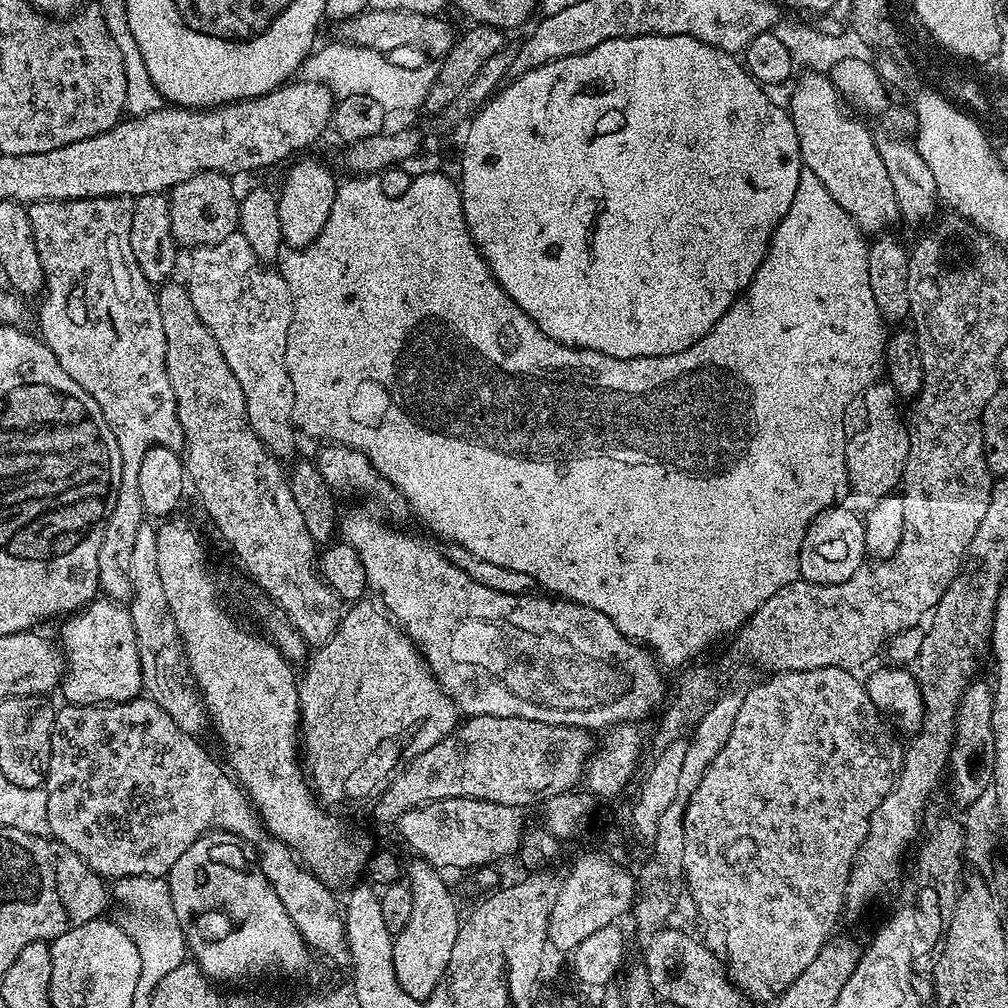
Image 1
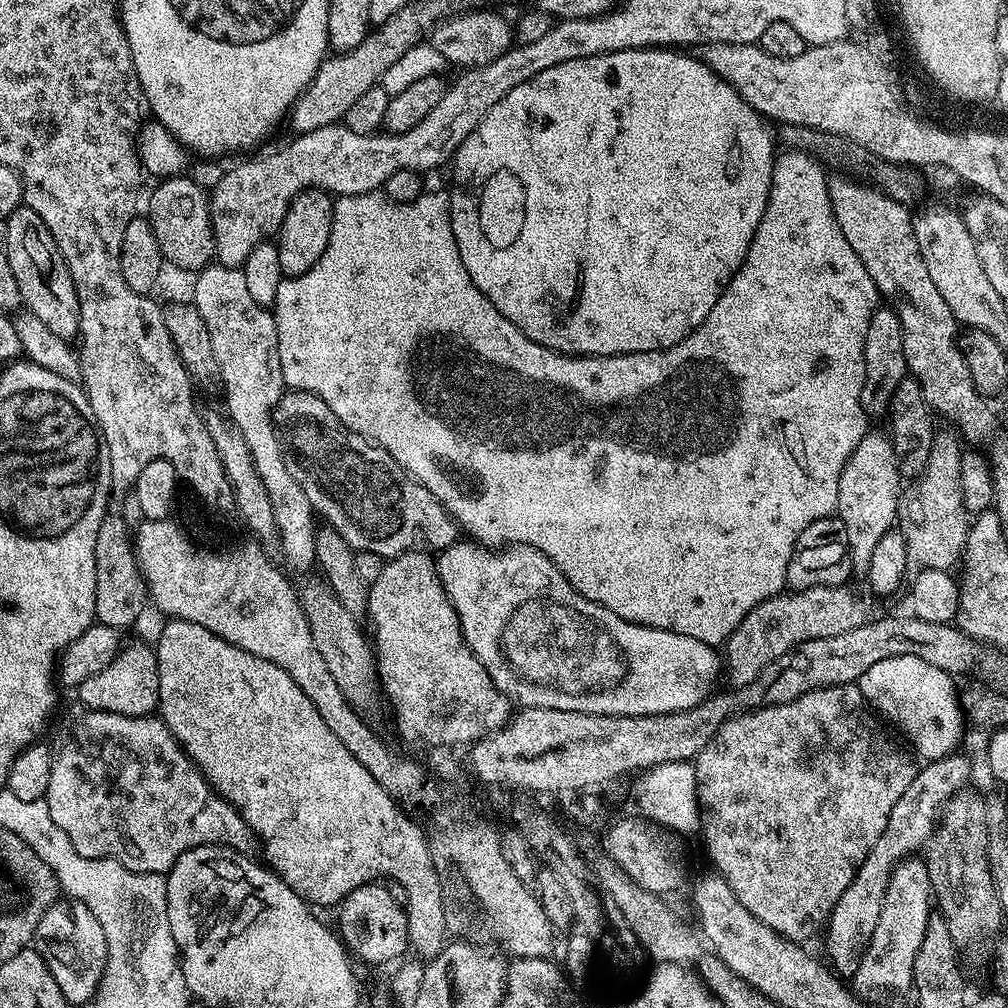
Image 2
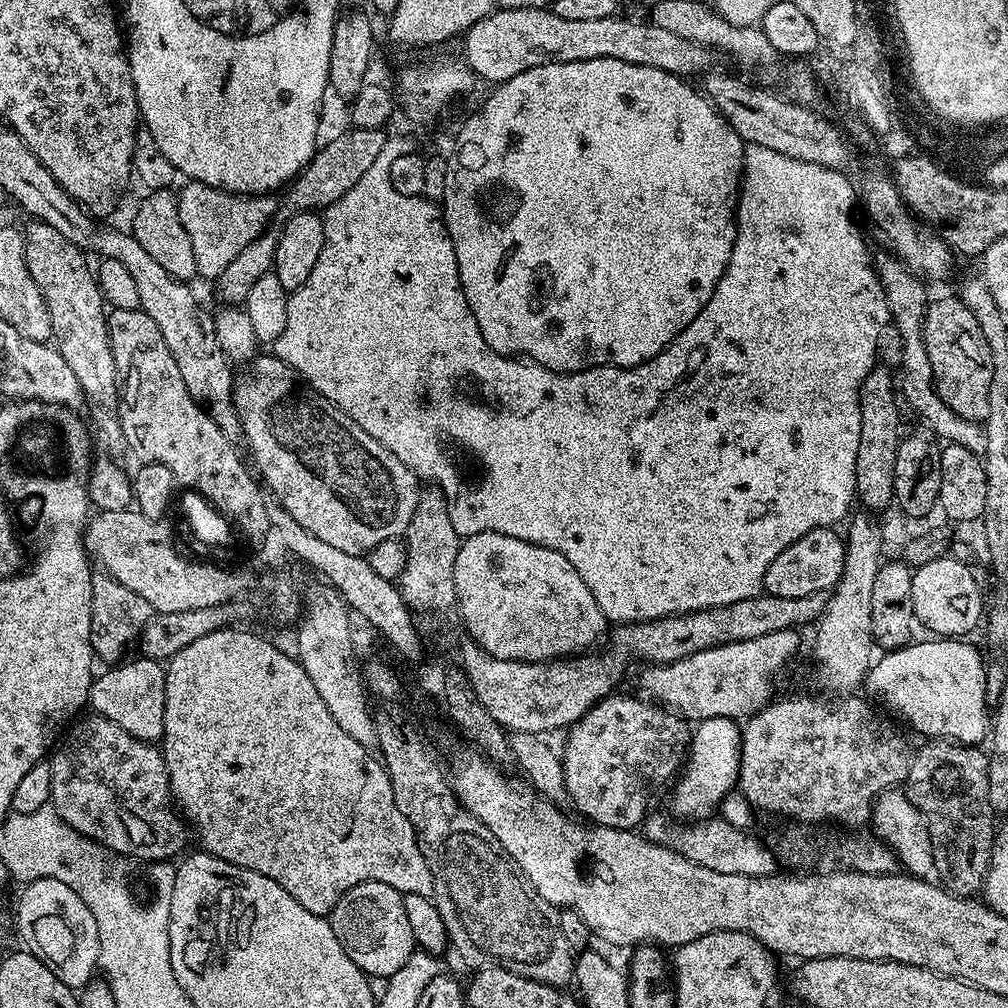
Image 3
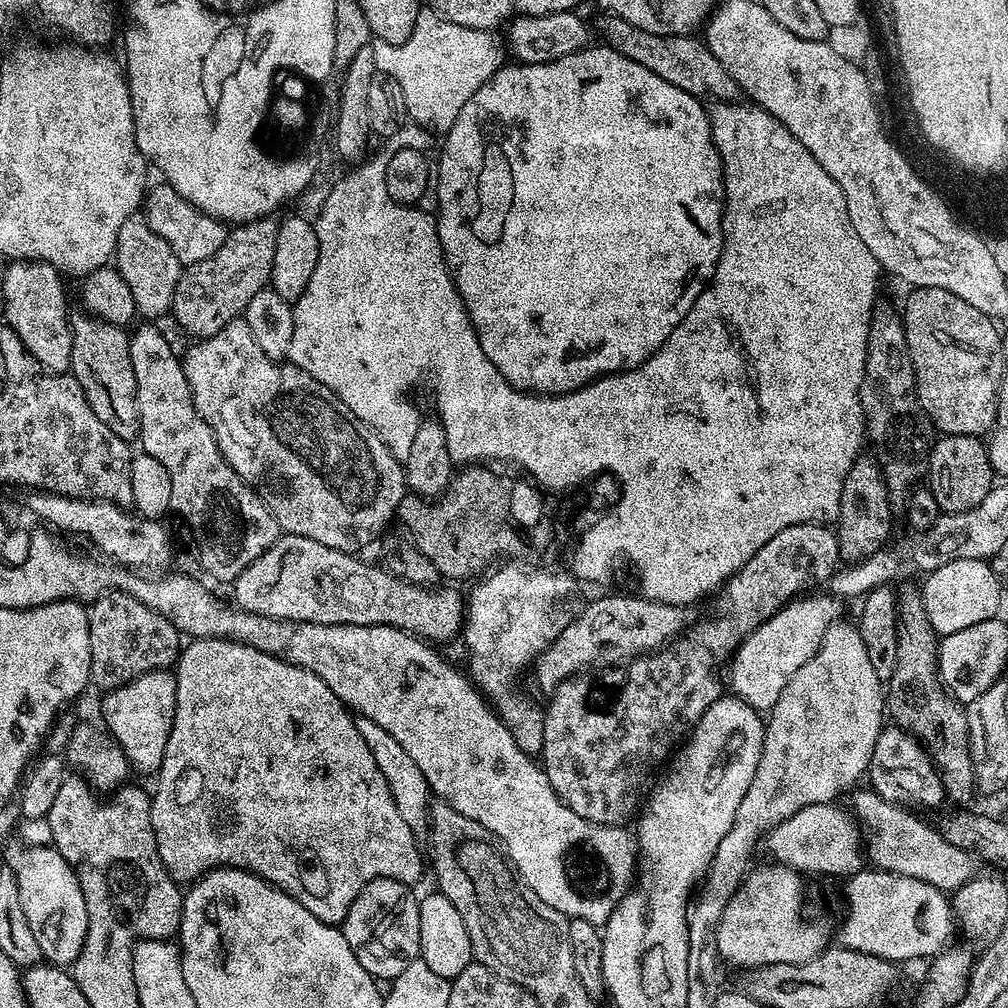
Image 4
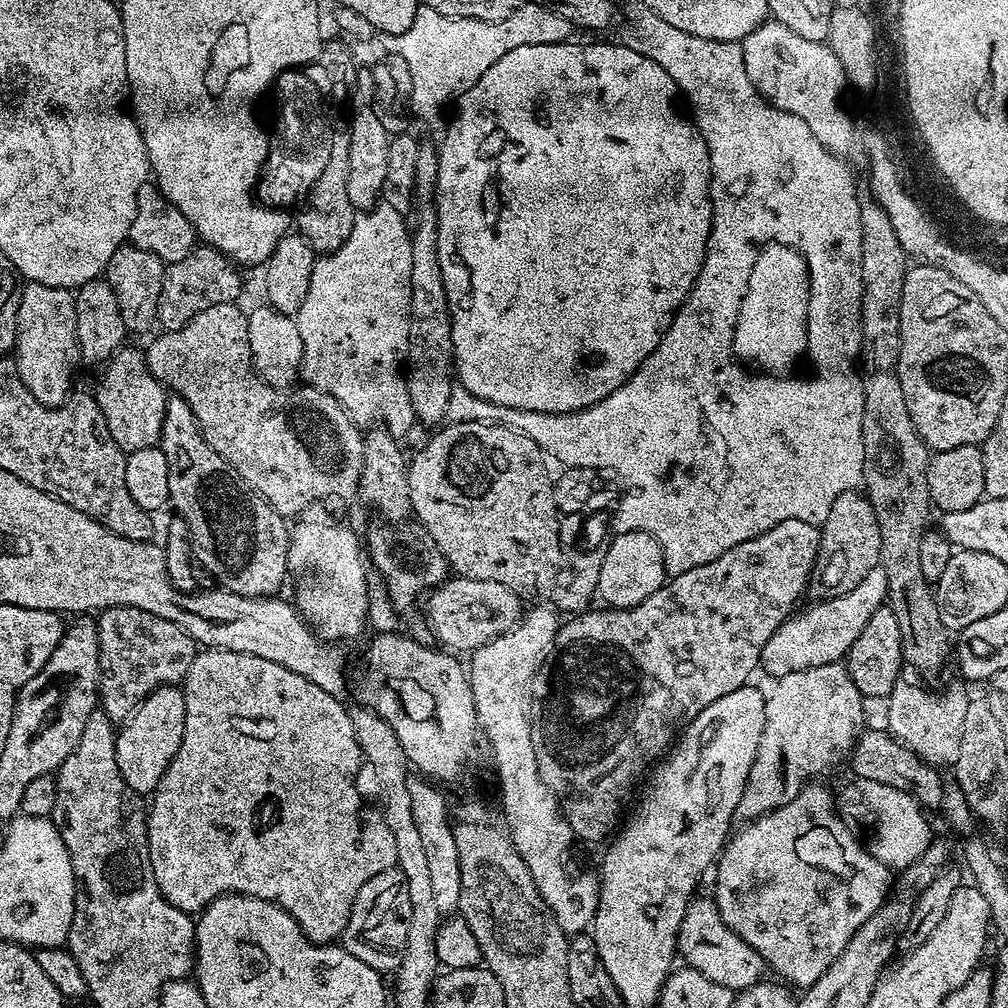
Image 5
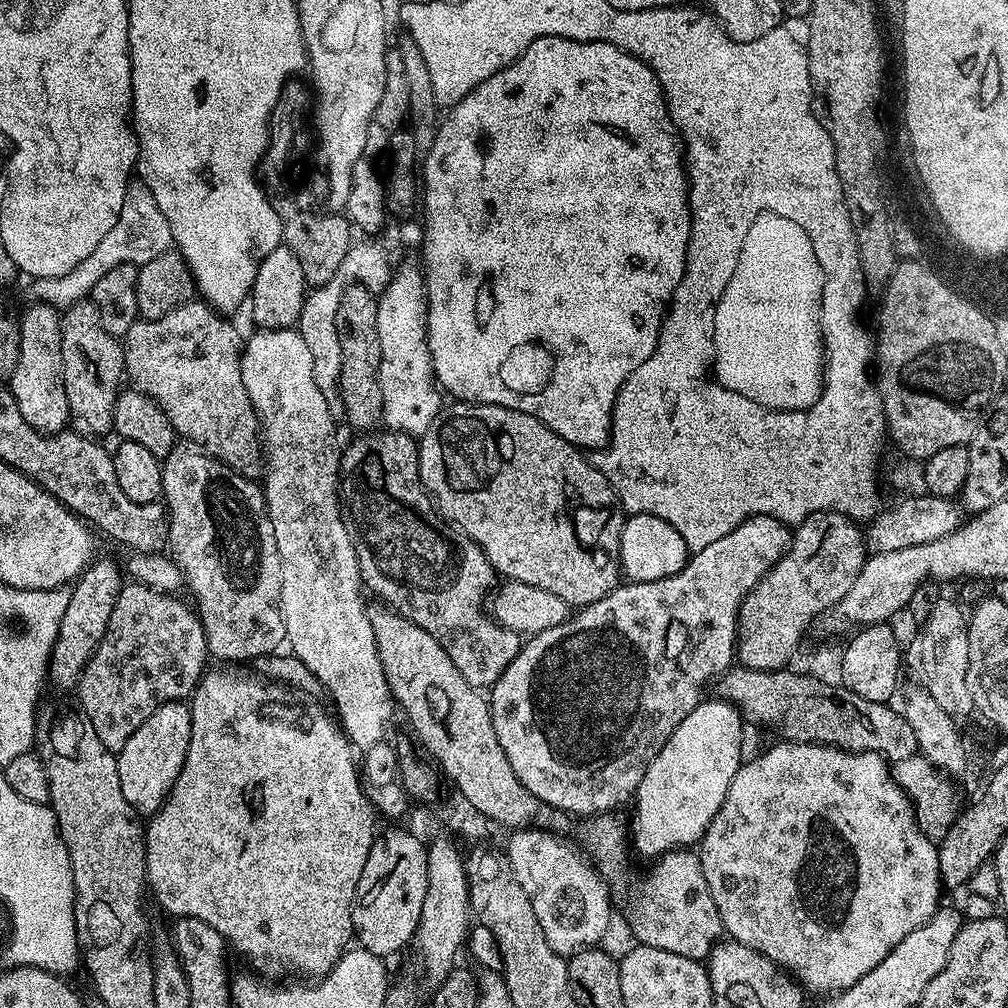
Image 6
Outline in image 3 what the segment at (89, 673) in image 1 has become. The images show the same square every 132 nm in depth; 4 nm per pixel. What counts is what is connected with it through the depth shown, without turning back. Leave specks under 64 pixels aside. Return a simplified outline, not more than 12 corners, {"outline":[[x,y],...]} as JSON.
{"outline":[[135,658],[95,677],[90,708],[160,742],[166,671]]}

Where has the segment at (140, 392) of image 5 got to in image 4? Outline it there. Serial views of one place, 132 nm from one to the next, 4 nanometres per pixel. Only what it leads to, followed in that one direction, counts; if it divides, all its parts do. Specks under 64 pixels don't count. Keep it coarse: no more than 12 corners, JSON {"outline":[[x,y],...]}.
{"outline":[[73,315],[72,367],[94,414],[139,437],[129,333]]}

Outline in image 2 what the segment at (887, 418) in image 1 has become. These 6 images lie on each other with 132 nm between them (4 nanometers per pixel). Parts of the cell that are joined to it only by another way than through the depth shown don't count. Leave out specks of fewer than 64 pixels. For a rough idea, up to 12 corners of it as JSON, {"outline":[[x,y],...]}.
{"outline":[[865,431],[838,478],[835,515],[852,570],[867,573],[897,523],[900,466]]}

